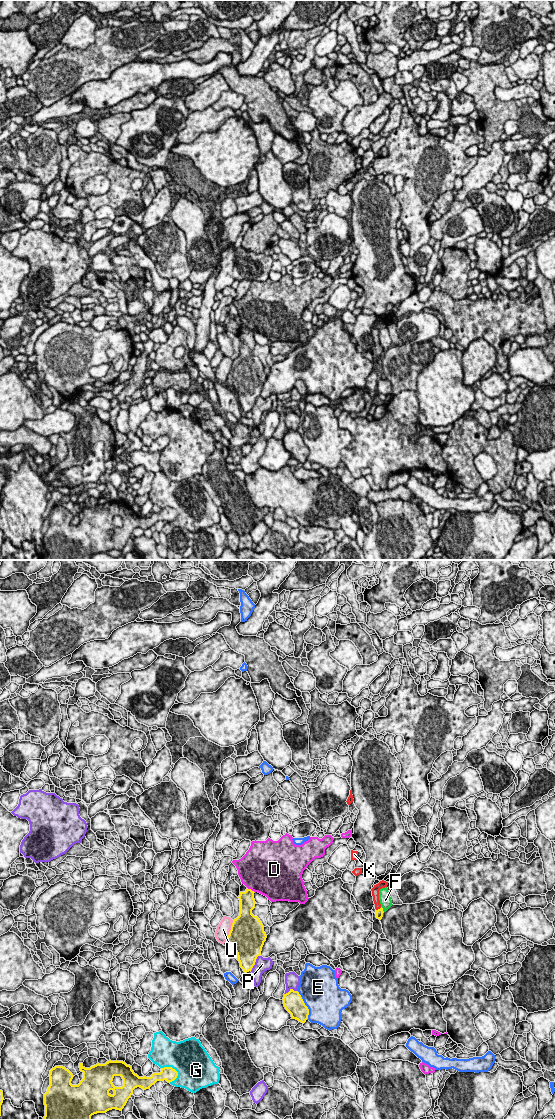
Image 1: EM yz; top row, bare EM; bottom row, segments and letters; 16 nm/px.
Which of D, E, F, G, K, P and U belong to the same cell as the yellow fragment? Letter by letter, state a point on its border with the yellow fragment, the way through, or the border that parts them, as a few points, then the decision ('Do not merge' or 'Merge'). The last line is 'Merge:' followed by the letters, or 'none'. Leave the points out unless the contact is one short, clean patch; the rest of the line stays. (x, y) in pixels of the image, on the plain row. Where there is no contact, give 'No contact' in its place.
D: Touches yellow at yz (250, 329). Do not merge
E: Touches yellow at yz (305, 445). Do not merge
F: Touches yellow at yz (382, 348). Boundary: yz (381, 346), (383, 350). Do not merge
G: Touches yellow at yz (171, 507). Do not merge
K: Touches yellow at yz (378, 349). Path across: yz (379, 353), (378, 349), (375, 334). Merge
P: Touches yellow at yz (254, 403). Do not merge
U: Touches yellow at yz (230, 371). Do not merge
Merge: K

